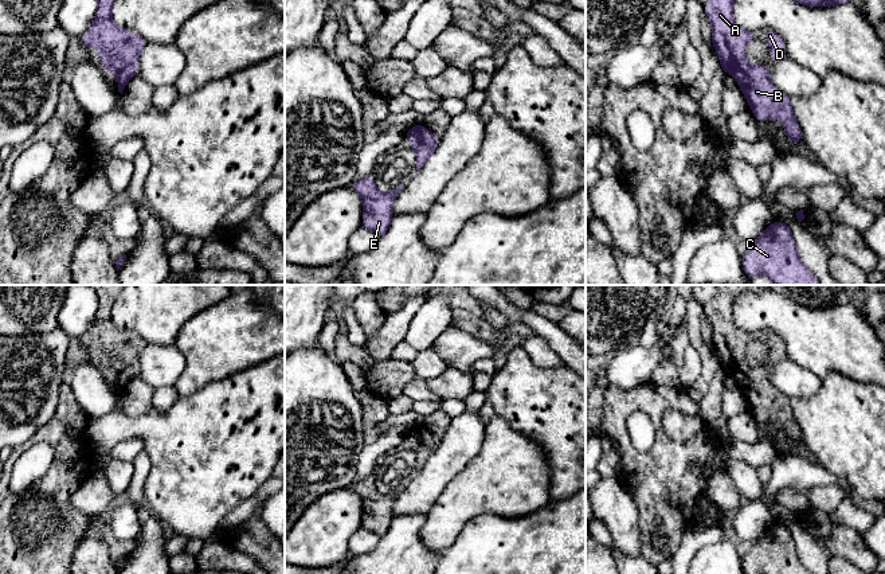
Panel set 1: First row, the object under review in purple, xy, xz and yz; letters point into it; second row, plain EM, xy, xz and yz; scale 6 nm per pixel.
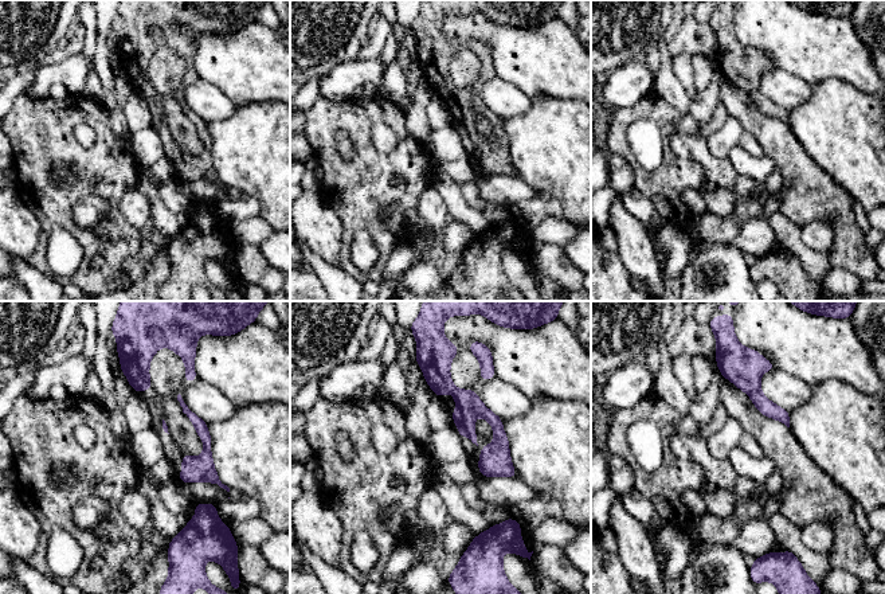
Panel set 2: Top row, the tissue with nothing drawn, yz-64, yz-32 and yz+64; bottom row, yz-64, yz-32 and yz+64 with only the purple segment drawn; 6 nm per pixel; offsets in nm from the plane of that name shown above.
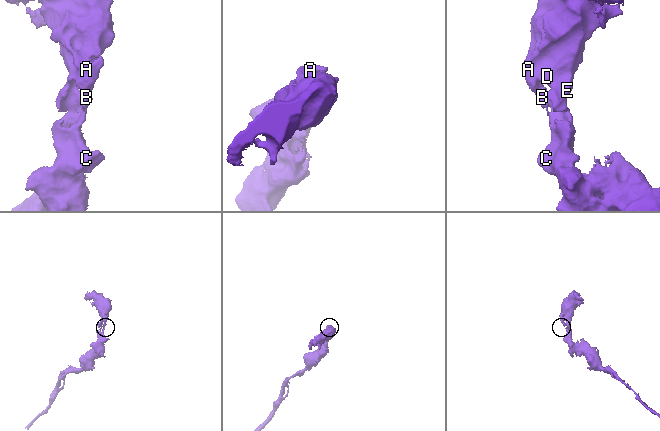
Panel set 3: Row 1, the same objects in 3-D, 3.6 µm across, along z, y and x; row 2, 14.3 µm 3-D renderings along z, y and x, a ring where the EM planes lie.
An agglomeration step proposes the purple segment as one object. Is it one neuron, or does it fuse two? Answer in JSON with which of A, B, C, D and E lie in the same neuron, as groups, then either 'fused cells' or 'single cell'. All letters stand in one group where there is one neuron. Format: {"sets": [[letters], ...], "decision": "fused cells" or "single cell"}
{"sets": [["A", "B", "C", "D", "E"]], "decision": "single cell"}

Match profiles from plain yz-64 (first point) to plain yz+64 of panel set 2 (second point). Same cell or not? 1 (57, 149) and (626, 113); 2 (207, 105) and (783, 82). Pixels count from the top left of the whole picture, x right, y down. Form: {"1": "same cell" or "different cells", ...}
{"1": "same cell", "2": "same cell"}

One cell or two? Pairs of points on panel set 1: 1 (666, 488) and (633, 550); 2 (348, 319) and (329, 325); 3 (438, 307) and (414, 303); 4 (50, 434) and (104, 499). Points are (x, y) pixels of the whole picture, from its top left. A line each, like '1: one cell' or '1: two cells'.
1: two cells
2: two cells
3: two cells
4: two cells

